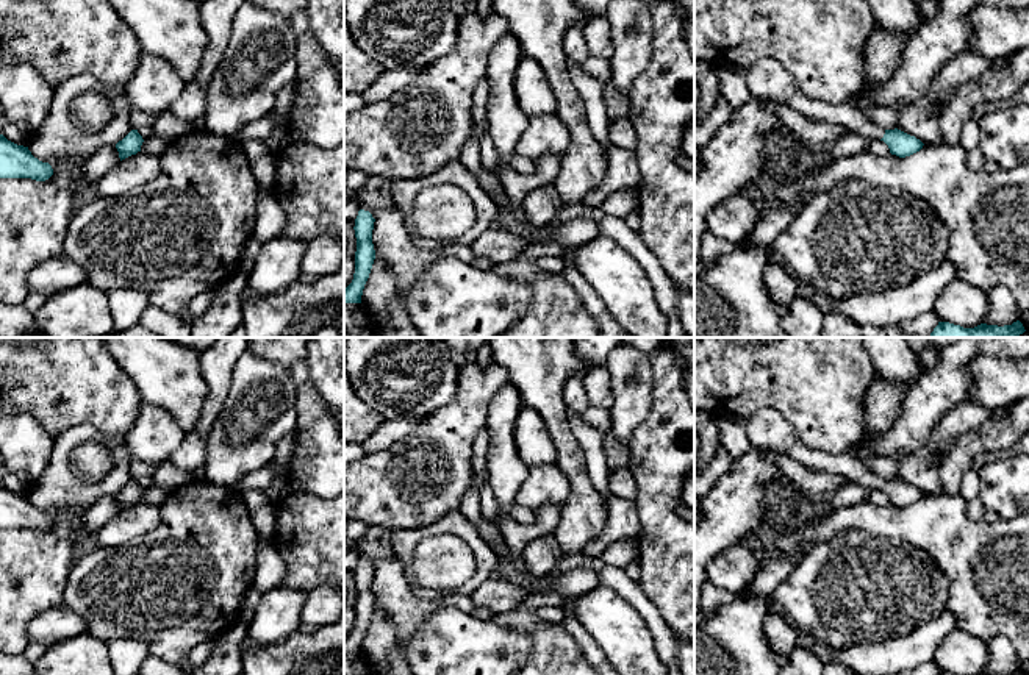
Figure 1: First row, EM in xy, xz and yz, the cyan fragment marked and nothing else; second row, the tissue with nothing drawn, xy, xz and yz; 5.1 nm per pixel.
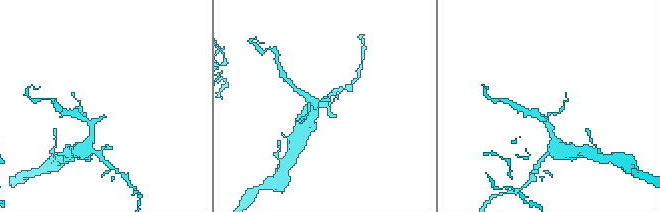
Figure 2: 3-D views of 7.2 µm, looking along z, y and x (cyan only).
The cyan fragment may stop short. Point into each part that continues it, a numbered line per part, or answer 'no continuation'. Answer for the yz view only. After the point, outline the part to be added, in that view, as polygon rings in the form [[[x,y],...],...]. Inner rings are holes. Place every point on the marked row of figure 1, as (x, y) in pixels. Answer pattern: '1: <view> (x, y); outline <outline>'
1: yz (846, 114); outline [[[798,91],[788,102],[787,106],[791,111],[802,114],[804,117],[810,117],[815,120],[824,120],[829,123],[840,123],[851,131],[862,134],[868,139],[882,139],[885,130],[871,120],[863,117],[851,102],[844,102],[840,105],[826,103],[821,100],[813,100],[807,97],[804,92]]]

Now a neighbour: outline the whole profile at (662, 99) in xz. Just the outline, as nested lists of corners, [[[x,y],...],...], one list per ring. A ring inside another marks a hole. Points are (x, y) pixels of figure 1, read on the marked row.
[[[654,0],[649,11],[652,56],[629,92],[629,119],[638,136],[633,152],[641,173],[641,184],[635,189],[641,219],[638,234],[672,286],[694,295],[694,173],[676,161],[682,152],[683,130],[694,119],[694,58],[687,45],[683,22],[677,17],[677,0]]]

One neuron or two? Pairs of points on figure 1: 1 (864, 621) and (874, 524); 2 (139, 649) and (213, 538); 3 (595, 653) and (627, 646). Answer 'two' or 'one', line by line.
1: two
2: two
3: two

